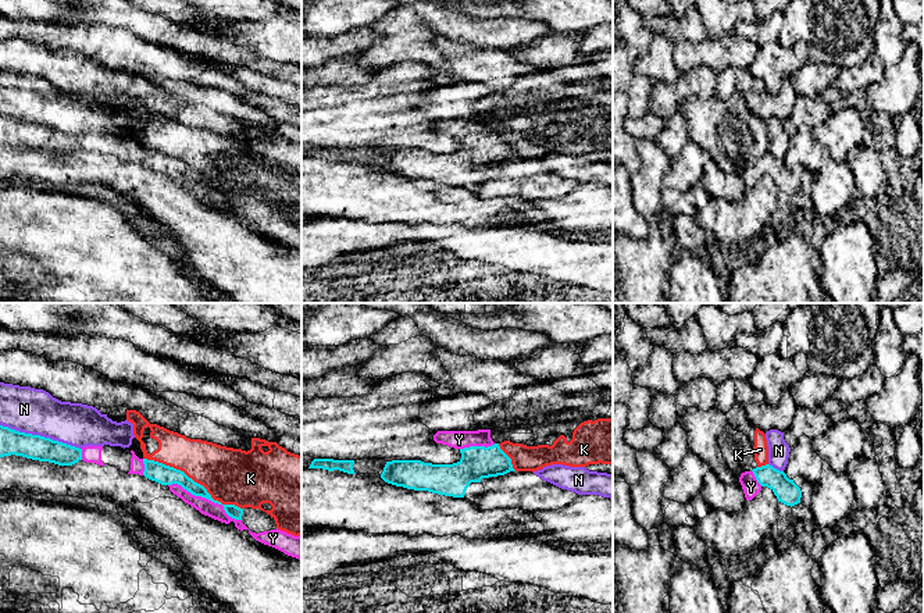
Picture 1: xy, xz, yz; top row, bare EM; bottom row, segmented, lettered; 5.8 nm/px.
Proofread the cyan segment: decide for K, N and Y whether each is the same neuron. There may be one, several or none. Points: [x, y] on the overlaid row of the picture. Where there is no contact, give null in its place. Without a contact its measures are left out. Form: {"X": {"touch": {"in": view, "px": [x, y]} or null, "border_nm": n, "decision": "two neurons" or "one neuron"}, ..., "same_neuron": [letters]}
{"K": {"touch": {"in": "xy", "px": [192, 480]}, "border_nm": 650, "decision": "two neurons"}, "N": {"touch": {"in": "xy", "px": [39, 435]}, "border_nm": 500, "decision": "two neurons"}, "Y": {"touch": {"in": "xy", "px": [206, 498]}, "border_nm": 480, "decision": "one neuron"}, "same_neuron": ["Y"]}

